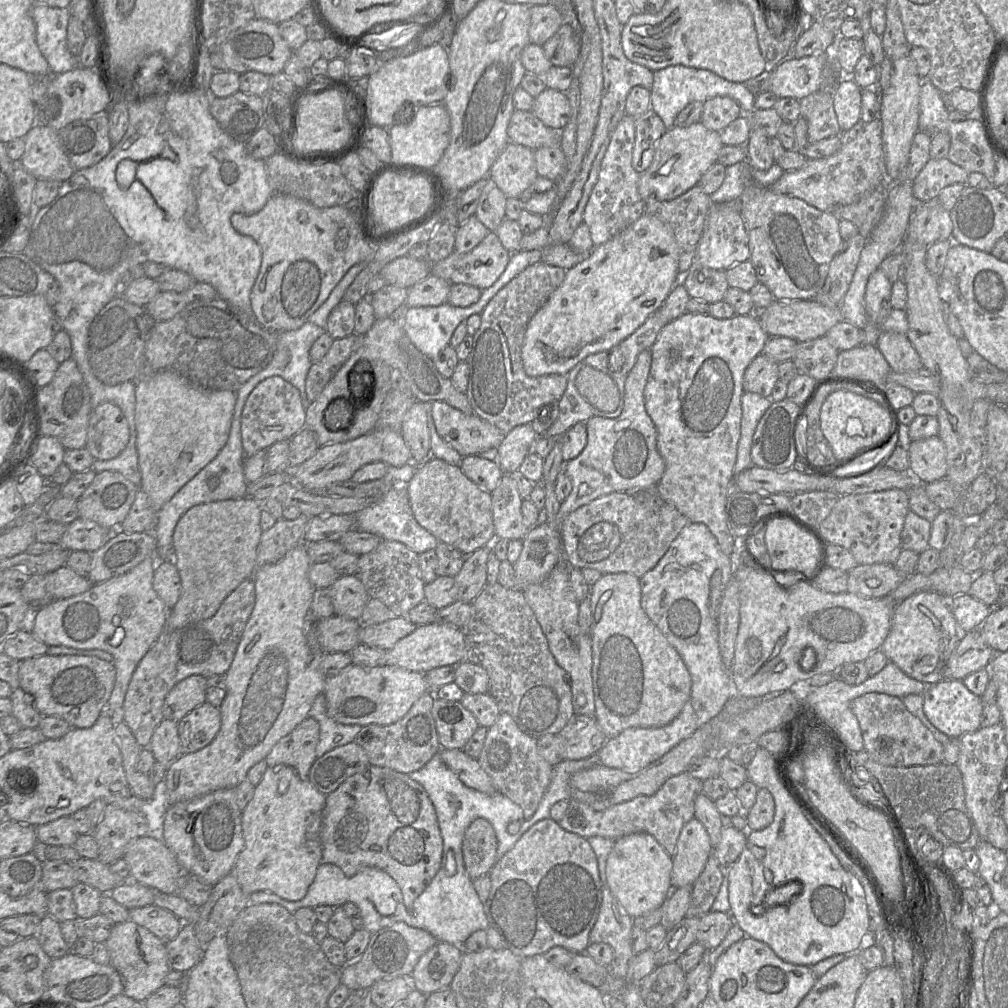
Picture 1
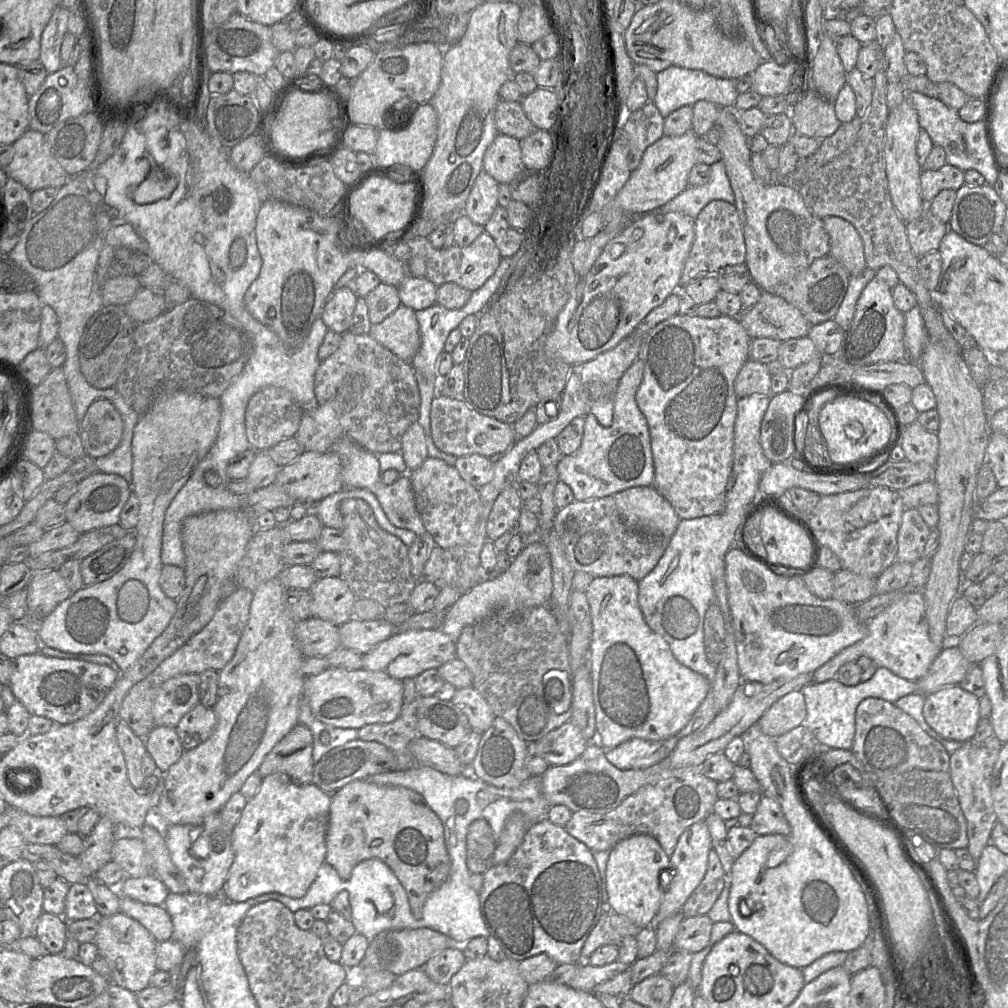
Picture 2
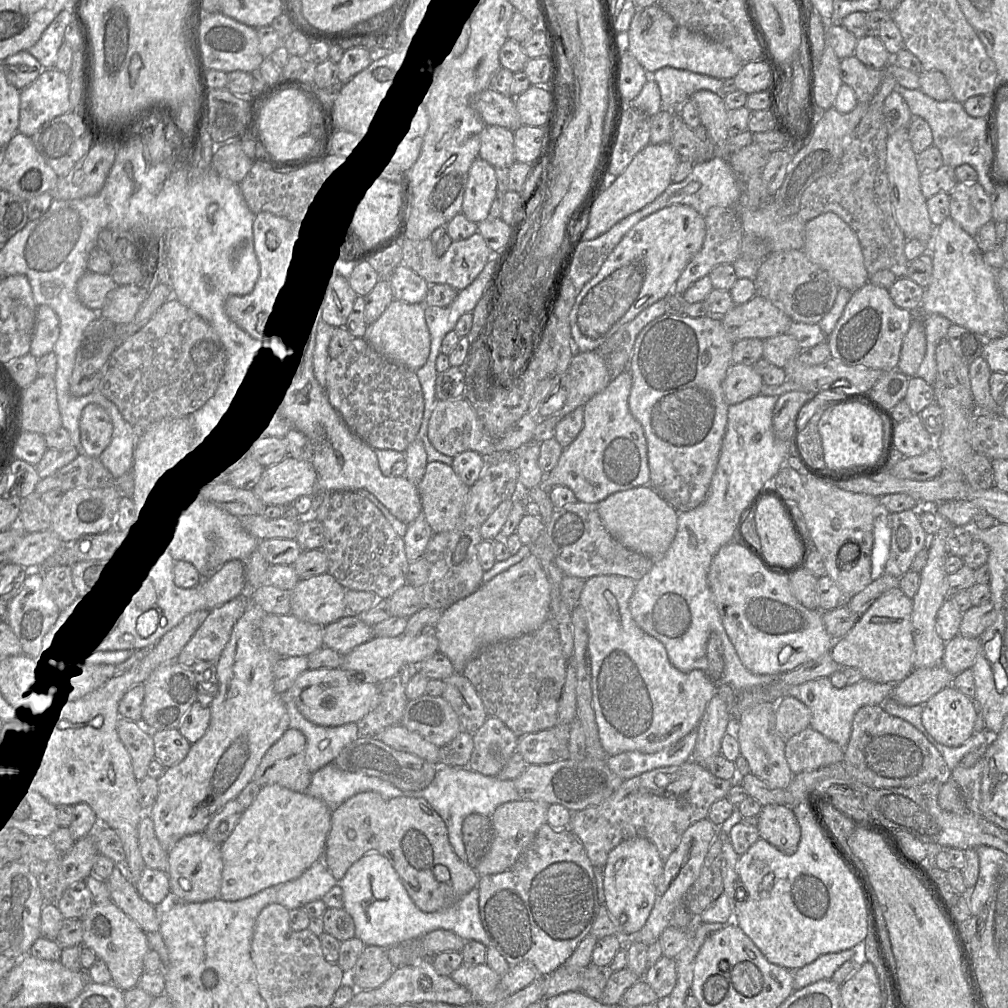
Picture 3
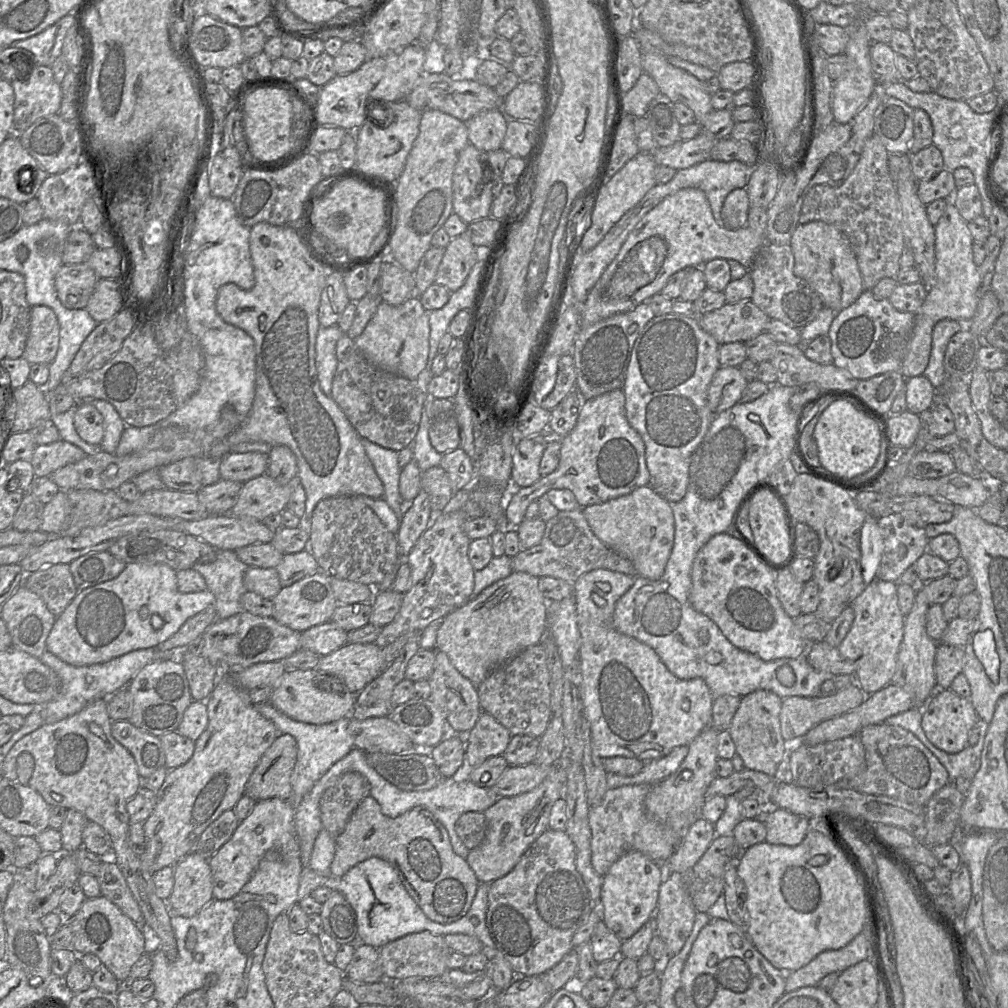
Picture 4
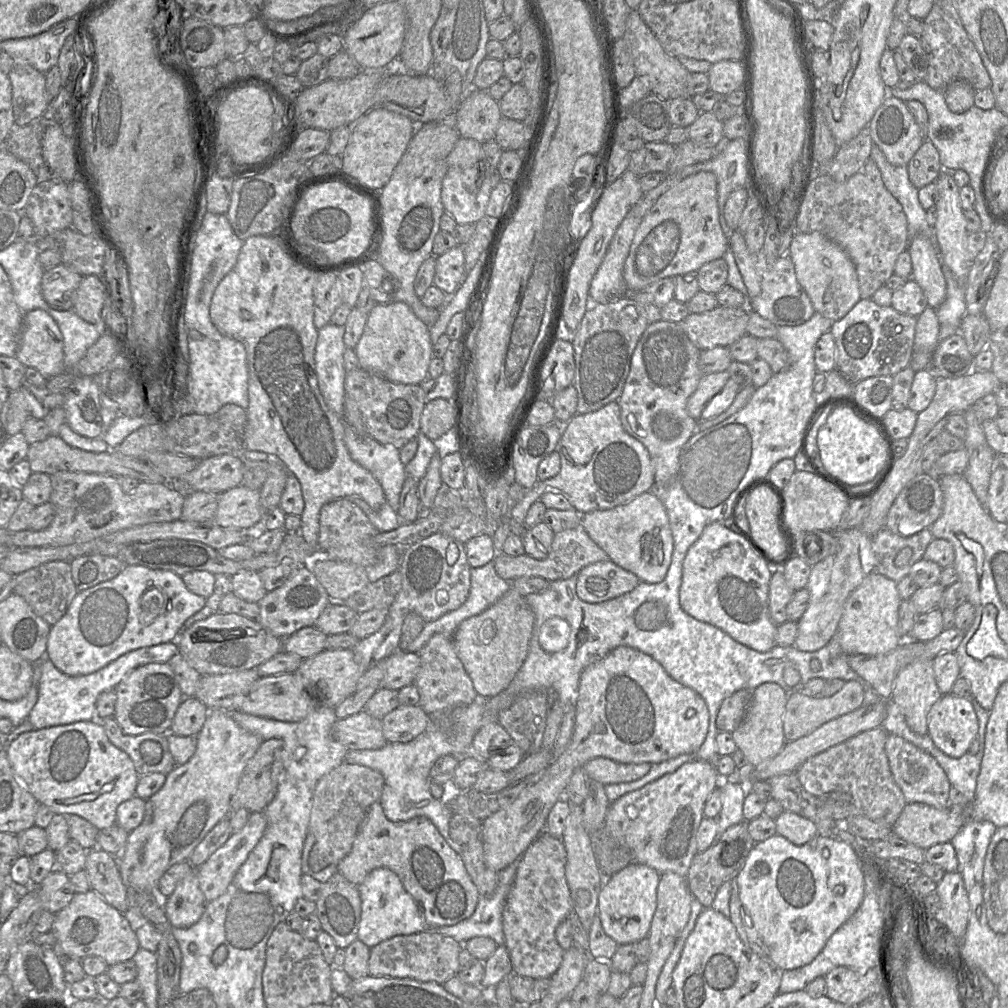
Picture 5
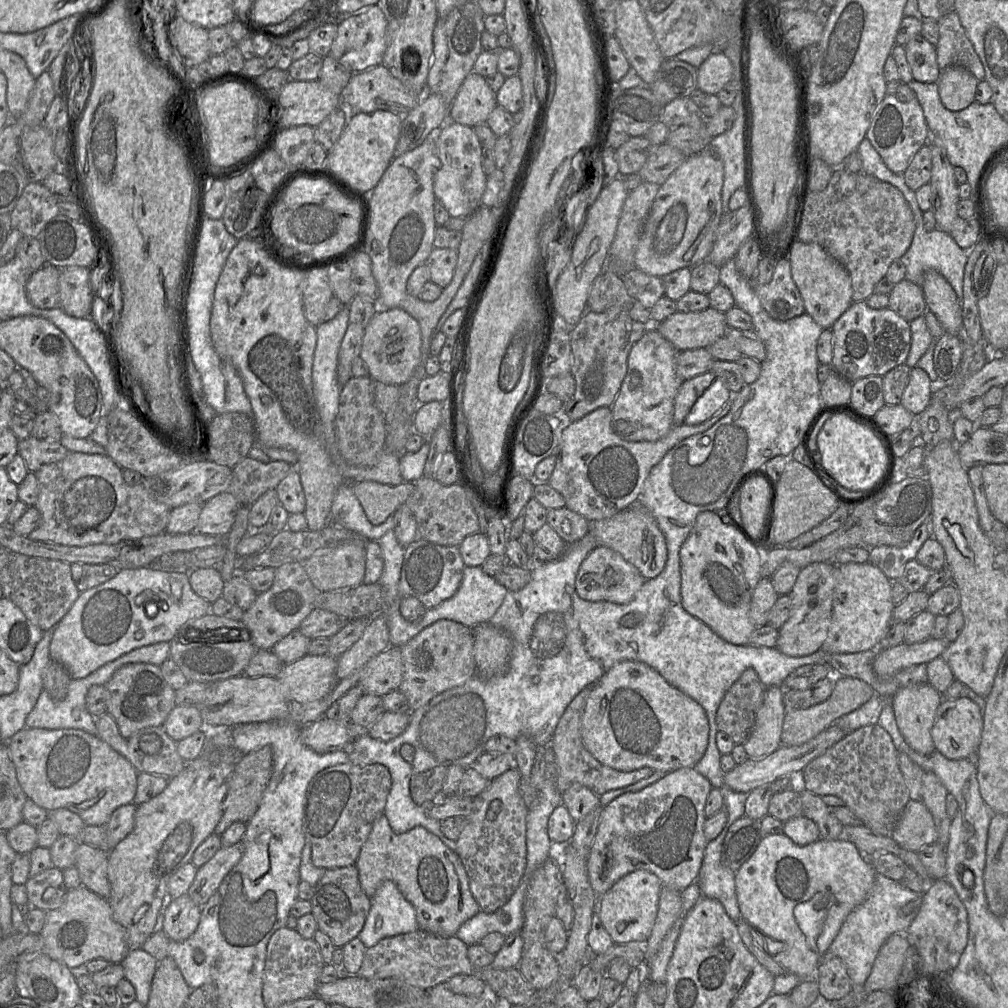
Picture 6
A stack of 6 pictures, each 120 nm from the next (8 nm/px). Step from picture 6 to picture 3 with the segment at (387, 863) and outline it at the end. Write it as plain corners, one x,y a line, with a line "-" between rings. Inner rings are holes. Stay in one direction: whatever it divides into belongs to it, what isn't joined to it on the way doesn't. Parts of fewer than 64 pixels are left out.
362,792
349,798
332,811
331,829
327,837
326,848
319,860
325,863
333,877
341,880
355,862
369,853
379,853
390,861
411,900
425,913
450,908
477,887
480,880
475,869
467,862
461,861
455,854
443,819
423,798
385,799
377,792

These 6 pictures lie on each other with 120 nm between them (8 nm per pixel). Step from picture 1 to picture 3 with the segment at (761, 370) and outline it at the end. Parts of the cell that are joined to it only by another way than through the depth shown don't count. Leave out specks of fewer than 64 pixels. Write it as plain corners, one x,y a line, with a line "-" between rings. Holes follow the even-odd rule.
733,364
727,371
722,388
726,402
733,405
759,395
763,385
762,376
752,365

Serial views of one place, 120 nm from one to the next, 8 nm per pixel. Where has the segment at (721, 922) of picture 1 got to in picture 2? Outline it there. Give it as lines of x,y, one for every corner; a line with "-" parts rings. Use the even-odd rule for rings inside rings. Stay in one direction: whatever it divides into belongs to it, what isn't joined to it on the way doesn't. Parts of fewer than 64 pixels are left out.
708,915
683,917
673,941
675,951
696,953
709,943
713,922

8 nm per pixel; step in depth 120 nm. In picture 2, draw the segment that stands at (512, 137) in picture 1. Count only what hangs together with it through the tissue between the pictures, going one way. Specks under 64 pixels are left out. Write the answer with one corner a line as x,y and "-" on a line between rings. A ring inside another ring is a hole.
500,100
495,109
495,125
498,133
521,140
536,127
527,118
520,102

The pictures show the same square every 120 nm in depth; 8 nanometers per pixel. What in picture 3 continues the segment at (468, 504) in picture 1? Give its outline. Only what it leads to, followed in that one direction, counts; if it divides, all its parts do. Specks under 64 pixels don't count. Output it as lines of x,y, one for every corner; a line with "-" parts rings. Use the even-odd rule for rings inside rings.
428,462
417,489
422,511
434,533
449,531
456,527
469,488
451,466
441,462

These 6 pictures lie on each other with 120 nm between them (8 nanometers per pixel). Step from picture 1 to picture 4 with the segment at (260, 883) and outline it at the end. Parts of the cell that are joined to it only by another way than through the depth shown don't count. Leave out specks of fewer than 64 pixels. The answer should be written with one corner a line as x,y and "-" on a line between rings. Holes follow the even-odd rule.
274,797
256,801
250,814
239,822
231,838
209,859
214,899
227,900
237,895
250,880
262,858
271,850
277,850
283,856
300,857
294,816
295,807
288,800

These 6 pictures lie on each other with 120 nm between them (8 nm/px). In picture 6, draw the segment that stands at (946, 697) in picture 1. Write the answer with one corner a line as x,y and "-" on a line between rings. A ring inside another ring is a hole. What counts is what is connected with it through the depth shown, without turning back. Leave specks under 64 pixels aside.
944,698
937,708
931,736
935,750
950,760
959,760
978,749
982,729
983,714
973,700

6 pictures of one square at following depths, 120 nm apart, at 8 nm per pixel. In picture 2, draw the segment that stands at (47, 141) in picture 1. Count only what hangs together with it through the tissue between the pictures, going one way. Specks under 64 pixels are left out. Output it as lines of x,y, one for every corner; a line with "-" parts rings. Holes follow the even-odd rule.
27,129
12,145
14,156
5,167
5,172
9,178
21,183
30,192
46,187
59,188
71,177
53,156
45,134

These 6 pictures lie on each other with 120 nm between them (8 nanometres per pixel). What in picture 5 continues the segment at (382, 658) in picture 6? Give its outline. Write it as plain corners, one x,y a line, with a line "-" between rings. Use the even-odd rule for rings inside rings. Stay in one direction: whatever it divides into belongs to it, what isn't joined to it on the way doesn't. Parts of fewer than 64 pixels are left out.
397,649
386,660
385,674
381,688
399,690
412,684
420,666
420,658
416,652

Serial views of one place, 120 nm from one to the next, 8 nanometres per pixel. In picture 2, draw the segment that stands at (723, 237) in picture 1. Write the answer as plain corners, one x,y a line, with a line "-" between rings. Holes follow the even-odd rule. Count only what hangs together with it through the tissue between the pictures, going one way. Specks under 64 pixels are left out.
724,200
708,203
694,220
695,235
680,277
684,287
709,274
716,274
721,268
745,263
746,246
743,226
735,204

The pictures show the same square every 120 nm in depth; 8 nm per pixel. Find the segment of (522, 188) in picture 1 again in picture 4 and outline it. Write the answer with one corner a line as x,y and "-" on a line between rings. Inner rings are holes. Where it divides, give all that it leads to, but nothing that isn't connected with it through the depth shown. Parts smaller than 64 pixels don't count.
502,109
482,111
465,123
470,144
484,152
501,149
508,124

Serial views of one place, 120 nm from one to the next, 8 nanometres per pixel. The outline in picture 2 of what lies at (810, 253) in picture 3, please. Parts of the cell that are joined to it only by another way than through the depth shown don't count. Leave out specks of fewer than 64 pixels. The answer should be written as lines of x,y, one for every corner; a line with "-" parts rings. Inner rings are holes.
826,216
822,221
830,239
828,255
841,263
850,276
862,274
867,265
863,241
857,229
849,221
838,216

